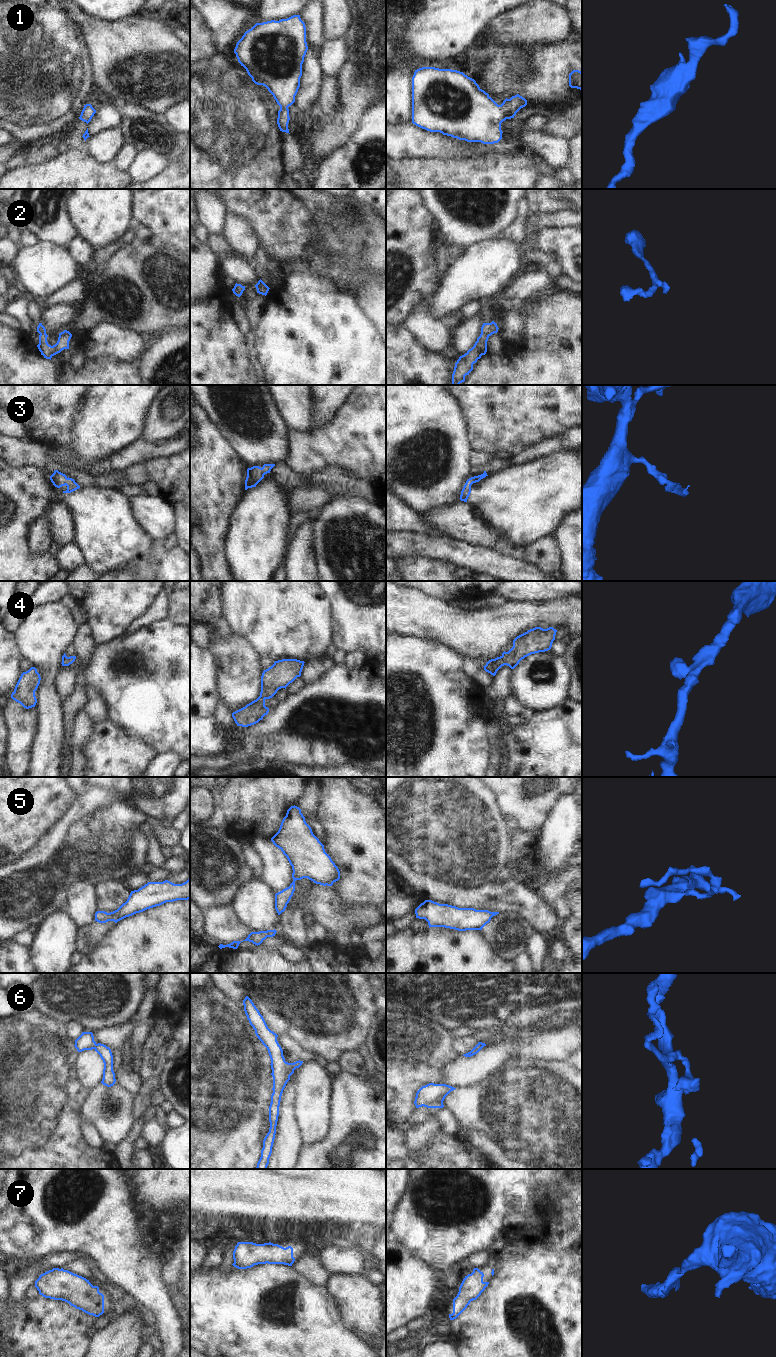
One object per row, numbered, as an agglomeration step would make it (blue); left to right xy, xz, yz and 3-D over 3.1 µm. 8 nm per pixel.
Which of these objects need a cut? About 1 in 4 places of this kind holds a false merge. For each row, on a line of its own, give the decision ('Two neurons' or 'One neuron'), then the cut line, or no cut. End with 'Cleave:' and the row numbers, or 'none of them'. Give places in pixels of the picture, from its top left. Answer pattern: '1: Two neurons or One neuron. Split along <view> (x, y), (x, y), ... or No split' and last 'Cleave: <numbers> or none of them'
1: One neuron. No split
2: One neuron. No split
3: One neuron. No split
4: One neuron. No split
5: One neuron. No split
6: Two neurons. Split along xz (291, 1063), (294, 1069)
7: One neuron. No split
Cleave: 6.

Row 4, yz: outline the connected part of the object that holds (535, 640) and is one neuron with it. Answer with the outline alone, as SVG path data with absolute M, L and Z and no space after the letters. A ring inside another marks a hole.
M535 627L528 630L513 640L513 647L508 652L504 651L500 657L489 660L483 666L484 670L495 676L504 665L514 669L525 657L550 650L556 632L557 630L553 627L547 629Z

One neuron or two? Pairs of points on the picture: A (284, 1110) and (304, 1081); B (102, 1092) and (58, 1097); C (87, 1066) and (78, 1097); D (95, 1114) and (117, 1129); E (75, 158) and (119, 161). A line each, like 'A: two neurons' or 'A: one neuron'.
A: two neurons
B: two neurons
C: two neurons
D: one neuron
E: two neurons

